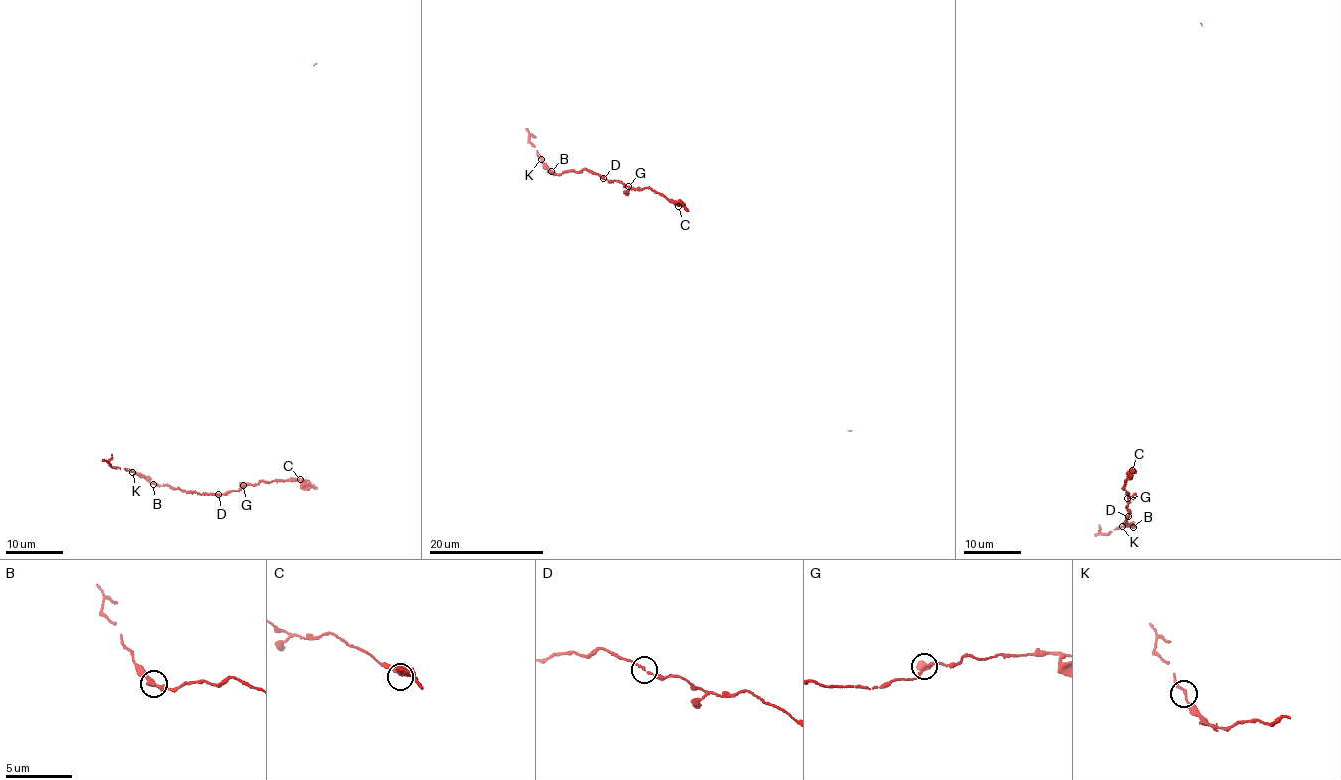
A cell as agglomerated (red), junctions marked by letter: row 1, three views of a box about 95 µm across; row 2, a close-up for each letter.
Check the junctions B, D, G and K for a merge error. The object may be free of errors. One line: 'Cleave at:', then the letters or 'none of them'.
Cleave at: none of them

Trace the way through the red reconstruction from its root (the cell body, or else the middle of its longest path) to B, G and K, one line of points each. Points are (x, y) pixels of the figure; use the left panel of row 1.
B: (300, 479), (259, 482), (221, 494), (197, 494), (153, 484)
G: (300, 479), (243, 486)
K: (300, 479), (259, 482), (237, 491), (201, 495), (173, 489), (166, 485), (156, 486), (132, 472)

